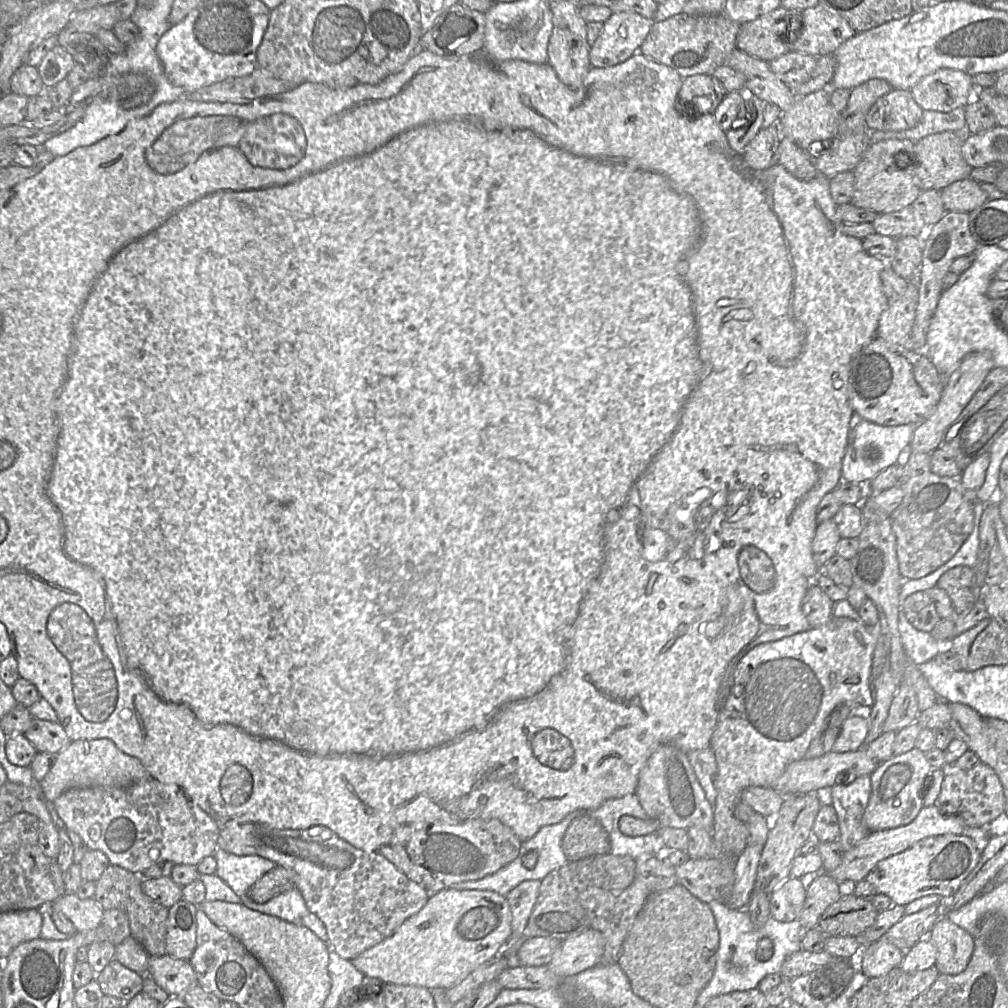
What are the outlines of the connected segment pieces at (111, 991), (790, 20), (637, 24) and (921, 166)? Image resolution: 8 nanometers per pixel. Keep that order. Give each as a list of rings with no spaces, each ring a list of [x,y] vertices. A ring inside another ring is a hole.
[[[115,958],[96,975],[104,995],[113,996],[127,1003],[142,991],[144,975],[125,967]]]
[[[779,7],[740,25],[736,46],[743,52],[770,62],[791,51],[791,37],[802,26],[802,11]]]
[[[614,12],[590,46],[590,64],[604,68],[617,65],[637,53],[647,37],[654,19],[636,12]]]
[[[967,132],[931,134],[914,142],[915,175],[921,190],[942,190],[948,185],[970,176],[972,167],[962,157],[961,148]]]

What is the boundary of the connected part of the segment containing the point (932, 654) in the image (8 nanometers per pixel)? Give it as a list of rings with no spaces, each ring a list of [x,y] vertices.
[[[901,610],[898,628],[903,648],[914,664],[920,665],[933,660],[941,652],[941,642],[930,633],[916,629]]]

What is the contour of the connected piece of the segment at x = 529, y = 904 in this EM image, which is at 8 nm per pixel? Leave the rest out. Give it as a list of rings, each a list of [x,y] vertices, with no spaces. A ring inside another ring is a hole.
[[[527,880],[506,895],[511,911],[511,937],[520,937],[534,908],[541,881]]]

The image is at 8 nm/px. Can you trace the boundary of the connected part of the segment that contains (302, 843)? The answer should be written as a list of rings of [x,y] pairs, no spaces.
[[[243,823],[221,830],[218,848],[239,856],[257,855],[288,870],[308,910],[325,925],[329,936],[328,946],[342,959],[351,961],[391,936],[401,924],[427,904],[431,894],[423,886],[409,880],[380,853],[357,849],[330,830],[325,832],[327,836],[328,833],[331,835],[330,839],[311,836],[307,830],[279,830],[259,823]]]

